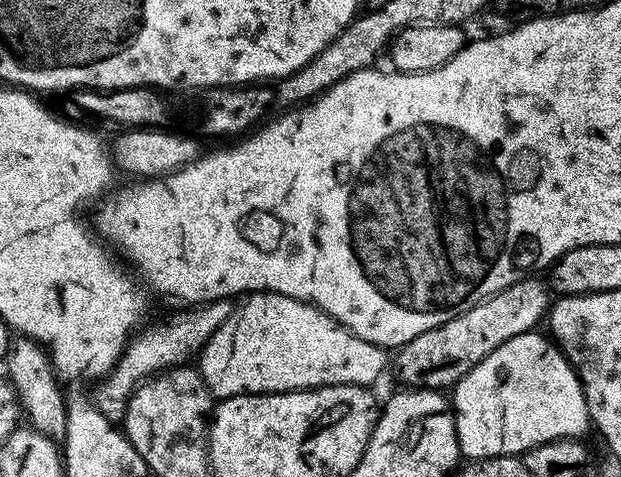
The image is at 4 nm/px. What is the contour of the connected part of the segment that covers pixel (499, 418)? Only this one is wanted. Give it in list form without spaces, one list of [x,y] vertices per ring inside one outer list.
[[[533,330],[510,338],[476,361],[471,370],[454,386],[450,404],[456,418],[456,437],[465,457],[483,458],[489,454],[516,456],[538,444],[581,438],[580,436],[587,434],[588,428],[590,432],[588,403],[584,397],[584,387],[580,385],[580,376],[573,368],[571,360],[561,351],[559,344],[547,335],[539,336],[538,333],[539,331]]]

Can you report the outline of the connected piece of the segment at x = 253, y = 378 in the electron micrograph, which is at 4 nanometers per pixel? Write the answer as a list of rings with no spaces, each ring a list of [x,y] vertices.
[[[253,291],[244,299],[248,298],[211,329],[212,337],[203,341],[198,352],[199,379],[212,388],[224,384],[224,396],[318,388],[321,384],[369,386],[383,372],[385,349],[350,334],[319,308],[276,292]]]

